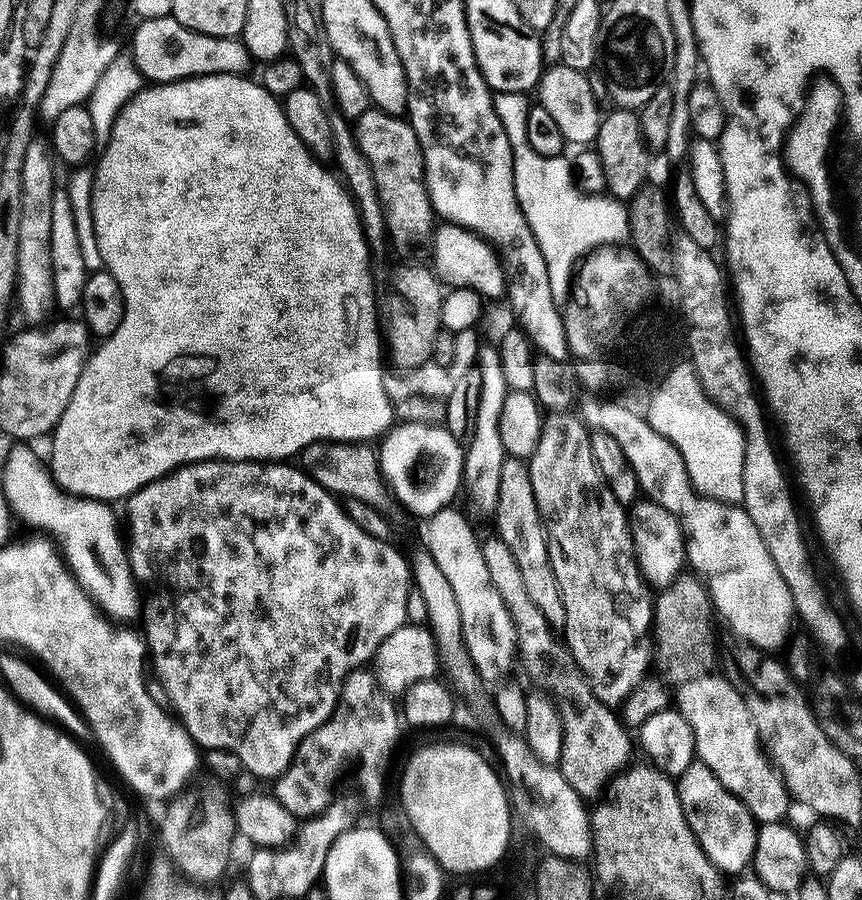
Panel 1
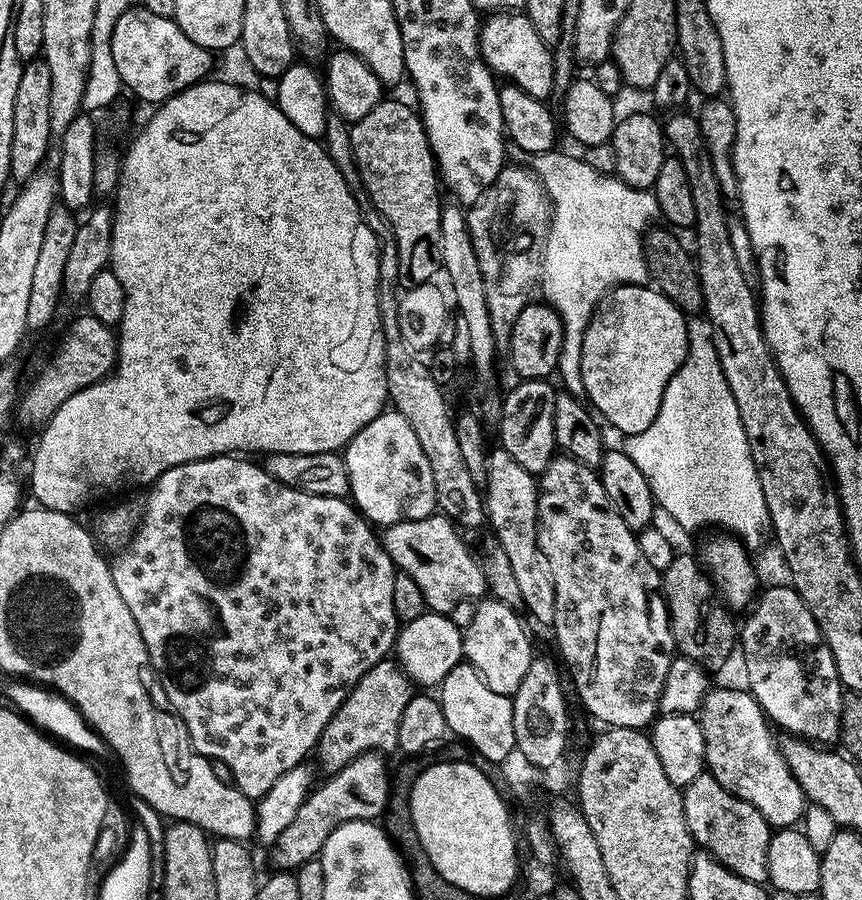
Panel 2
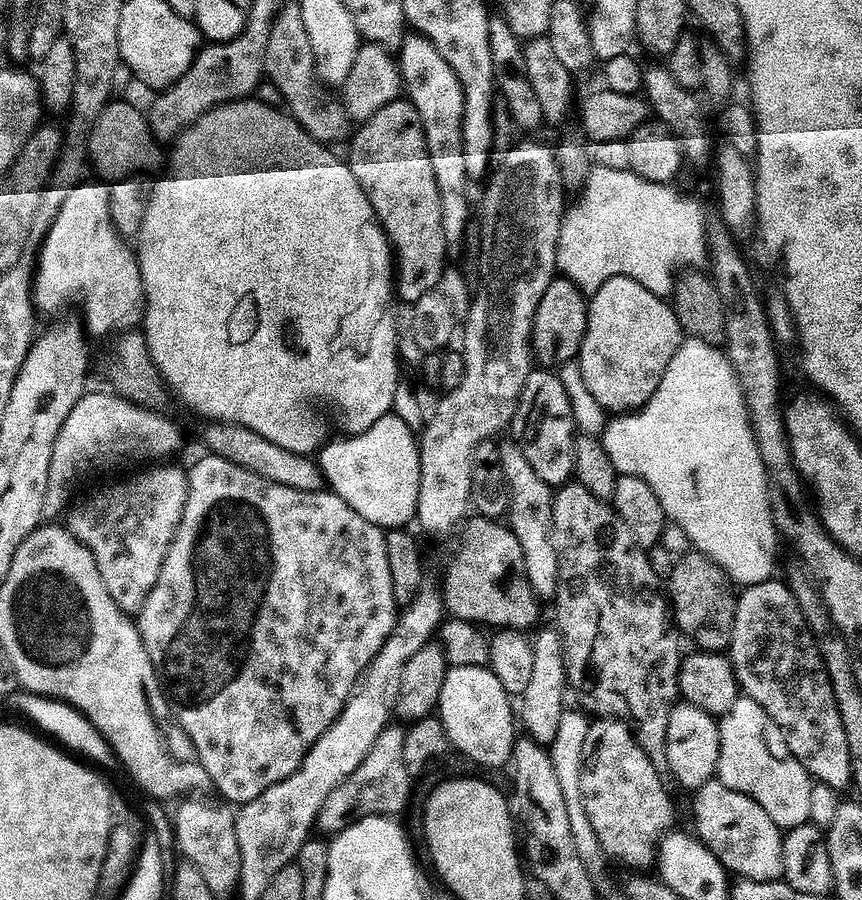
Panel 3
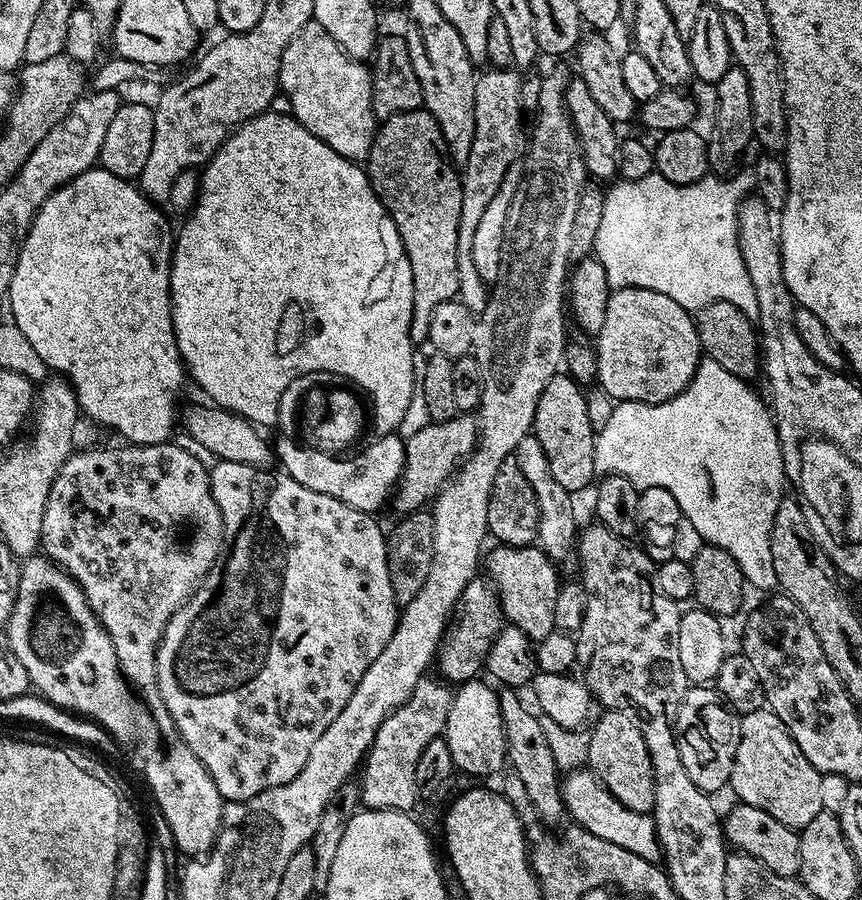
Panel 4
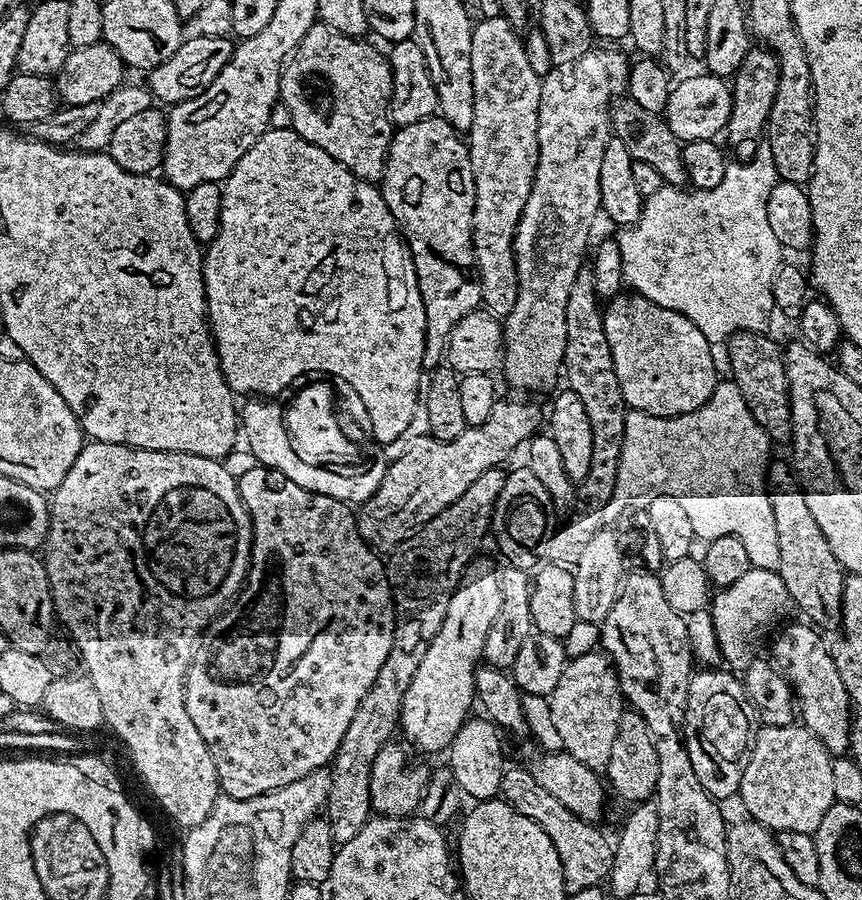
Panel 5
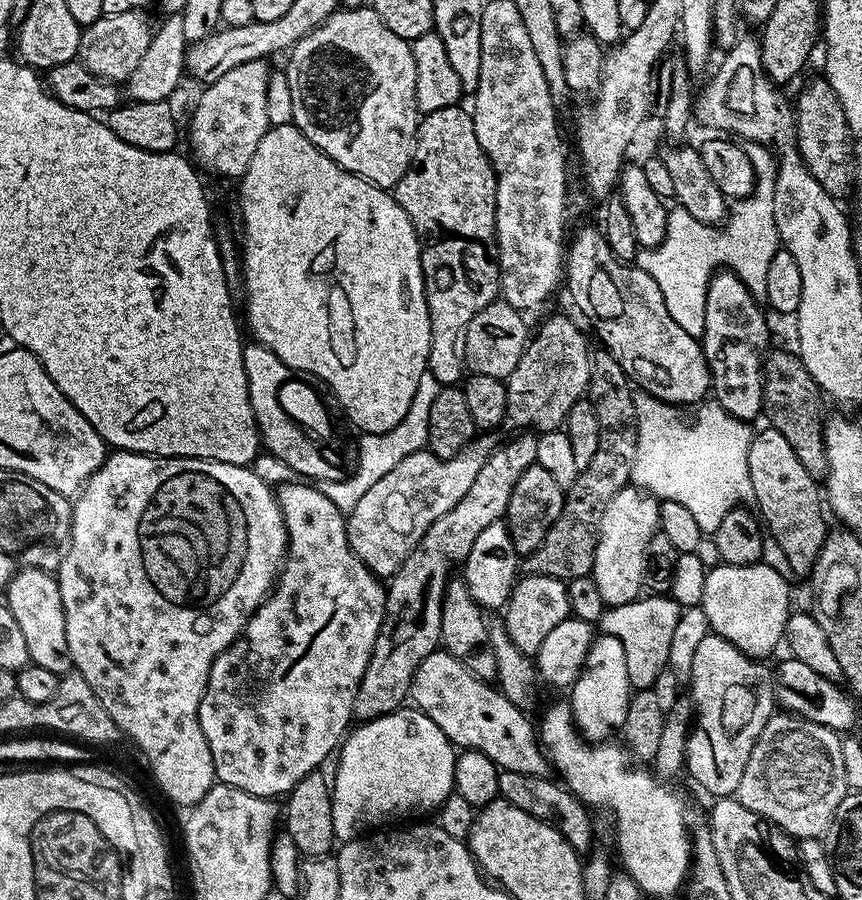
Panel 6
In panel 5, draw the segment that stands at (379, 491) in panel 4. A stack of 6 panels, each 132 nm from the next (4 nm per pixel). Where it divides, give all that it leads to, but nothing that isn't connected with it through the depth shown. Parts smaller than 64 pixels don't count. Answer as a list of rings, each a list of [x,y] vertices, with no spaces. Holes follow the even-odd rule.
[[[248,398],[243,401],[242,407],[238,412],[238,428],[242,433],[242,440],[248,443],[251,459],[255,460],[257,465],[273,468],[282,474],[290,482],[298,482],[311,492],[326,494],[330,498],[338,498],[345,502],[351,502],[359,506],[365,500],[369,500],[378,490],[378,486],[384,477],[385,465],[368,464],[365,468],[348,468],[345,472],[335,472],[335,467],[325,466],[323,464],[312,464],[308,460],[298,458],[298,450],[290,442],[290,434],[284,429],[284,413],[281,405],[272,398]]]

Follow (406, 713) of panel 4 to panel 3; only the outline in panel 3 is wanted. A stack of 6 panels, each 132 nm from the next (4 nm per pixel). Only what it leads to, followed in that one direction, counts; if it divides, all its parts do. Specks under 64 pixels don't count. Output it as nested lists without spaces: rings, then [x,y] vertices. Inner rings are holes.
[[[389,726],[382,730],[382,734],[378,734],[376,744],[368,751],[366,758],[362,758],[358,770],[354,770],[354,774],[334,786],[326,802],[322,802],[322,810],[316,815],[317,829],[335,834],[367,816],[395,817],[395,812],[400,812],[407,806],[414,780],[408,775],[402,758],[404,733],[403,727]]]

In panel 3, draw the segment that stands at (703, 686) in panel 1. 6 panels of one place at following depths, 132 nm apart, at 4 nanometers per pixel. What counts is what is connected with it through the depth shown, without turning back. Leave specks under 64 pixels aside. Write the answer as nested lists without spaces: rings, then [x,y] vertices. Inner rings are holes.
[[[745,694],[737,695],[734,706],[719,717],[720,753],[716,776],[730,790],[746,794],[770,814],[770,822],[787,830],[799,824],[809,823],[809,801],[813,779],[802,762],[791,753],[784,732],[769,714]]]

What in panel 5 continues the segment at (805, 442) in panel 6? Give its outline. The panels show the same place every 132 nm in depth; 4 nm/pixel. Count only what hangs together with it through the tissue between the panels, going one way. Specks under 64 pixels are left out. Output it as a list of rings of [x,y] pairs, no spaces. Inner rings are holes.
[[[735,332],[728,337],[728,368],[732,371],[731,383],[742,390],[750,414],[762,426],[769,441],[787,445],[792,438],[792,415],[788,397],[788,379],[781,345],[762,332]]]

